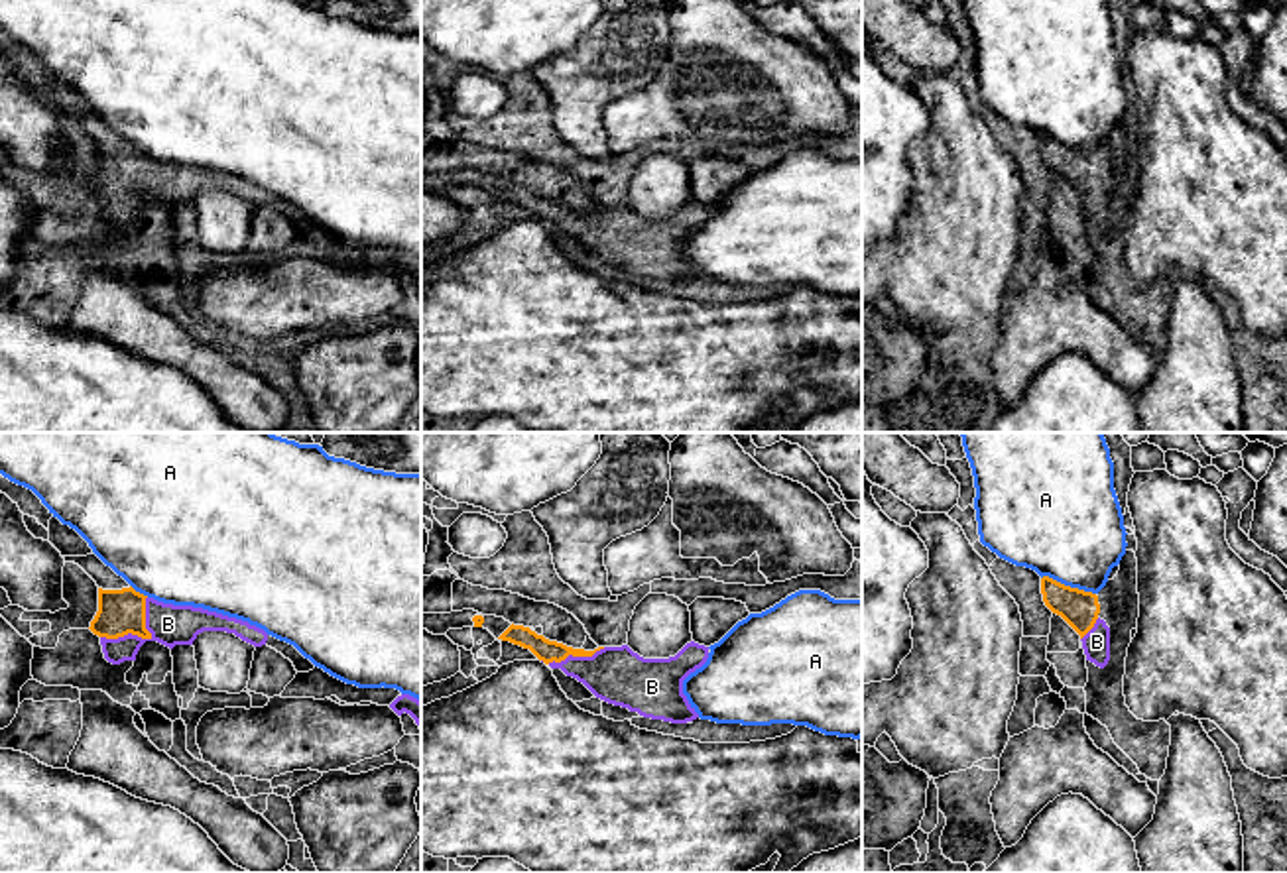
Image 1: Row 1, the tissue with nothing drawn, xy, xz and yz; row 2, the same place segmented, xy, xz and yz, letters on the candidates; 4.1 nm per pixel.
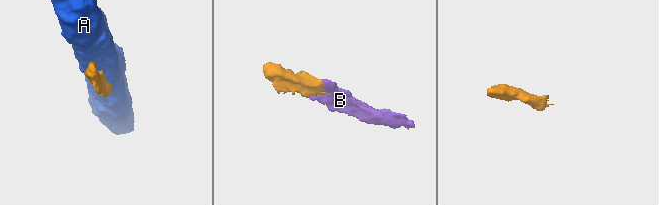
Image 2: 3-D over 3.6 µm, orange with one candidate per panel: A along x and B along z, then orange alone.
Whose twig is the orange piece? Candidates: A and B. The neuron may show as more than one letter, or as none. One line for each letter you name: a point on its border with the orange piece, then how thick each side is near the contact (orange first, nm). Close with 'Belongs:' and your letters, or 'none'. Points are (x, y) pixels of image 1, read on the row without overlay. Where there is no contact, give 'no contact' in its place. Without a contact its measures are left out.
B: meets orange in xy at (144, 197); 190 nm thick on the orange side, 160 nm on the other
Belongs: B

